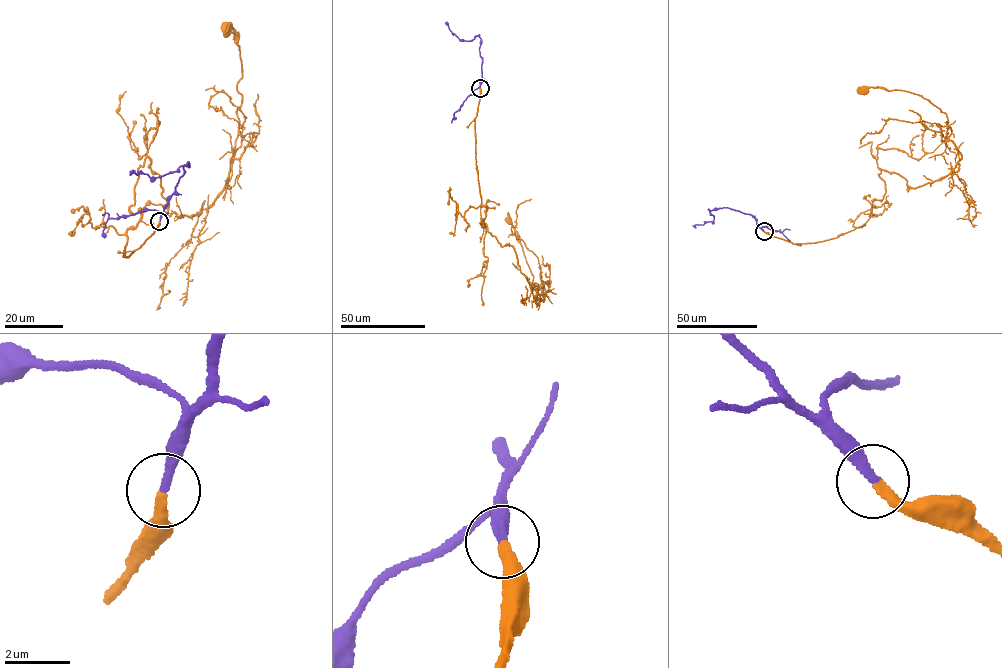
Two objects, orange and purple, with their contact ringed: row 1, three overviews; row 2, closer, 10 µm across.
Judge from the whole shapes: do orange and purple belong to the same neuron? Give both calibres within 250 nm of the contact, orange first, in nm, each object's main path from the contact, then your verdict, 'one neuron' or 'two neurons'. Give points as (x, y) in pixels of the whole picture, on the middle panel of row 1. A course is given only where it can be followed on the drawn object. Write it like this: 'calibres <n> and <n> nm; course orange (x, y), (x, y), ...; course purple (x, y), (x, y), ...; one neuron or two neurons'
calibres 320 and 280 nm; course orange (480, 88), (476, 165), (486, 208), (480, 223), (502, 246), (512, 247), (542, 301), (508, 220); course purple (480, 88), (481, 39), (476, 36), (469, 41), (460, 40), (446, 24); one neuron

